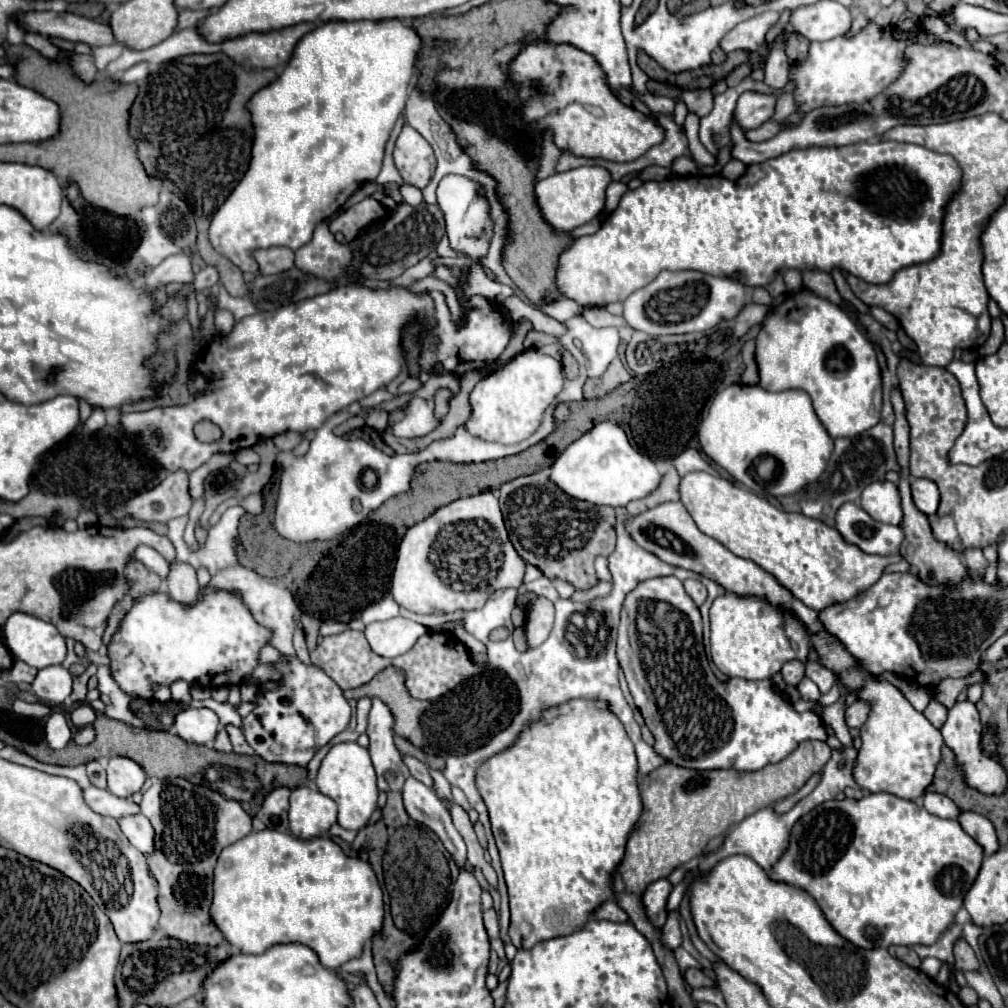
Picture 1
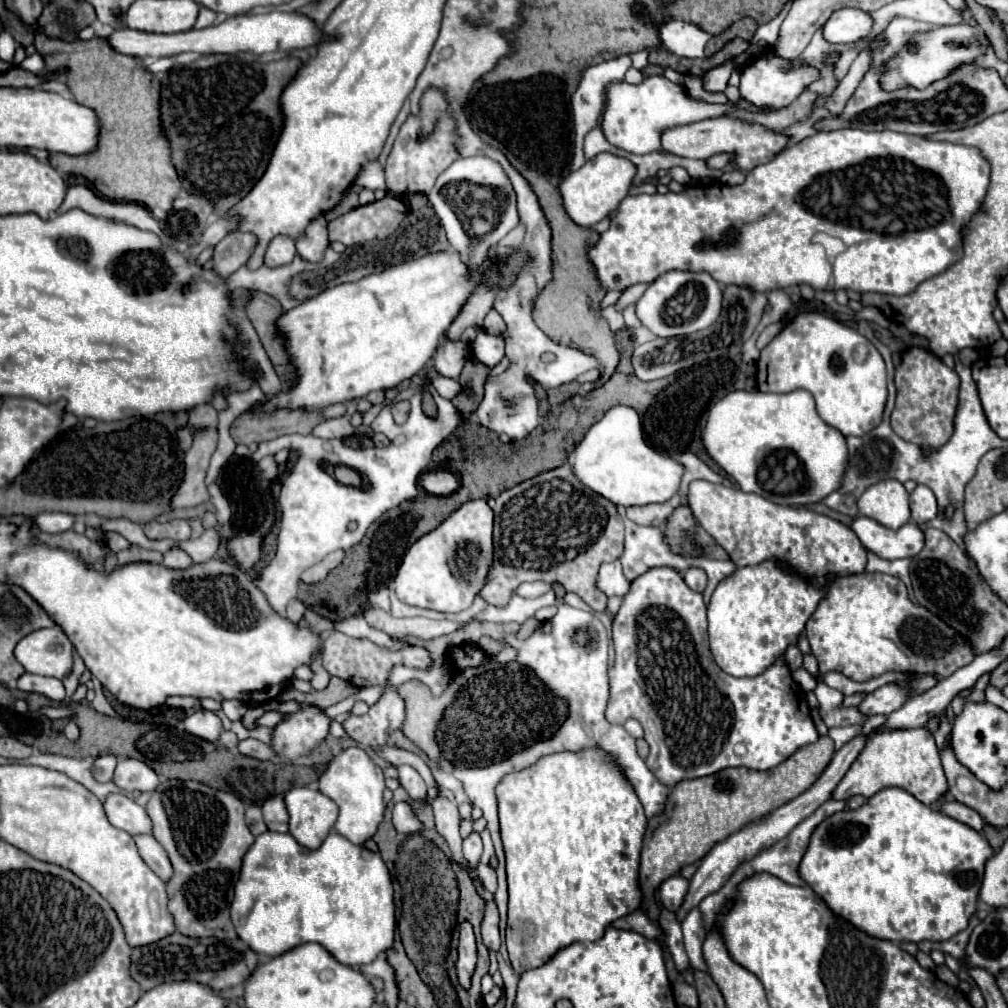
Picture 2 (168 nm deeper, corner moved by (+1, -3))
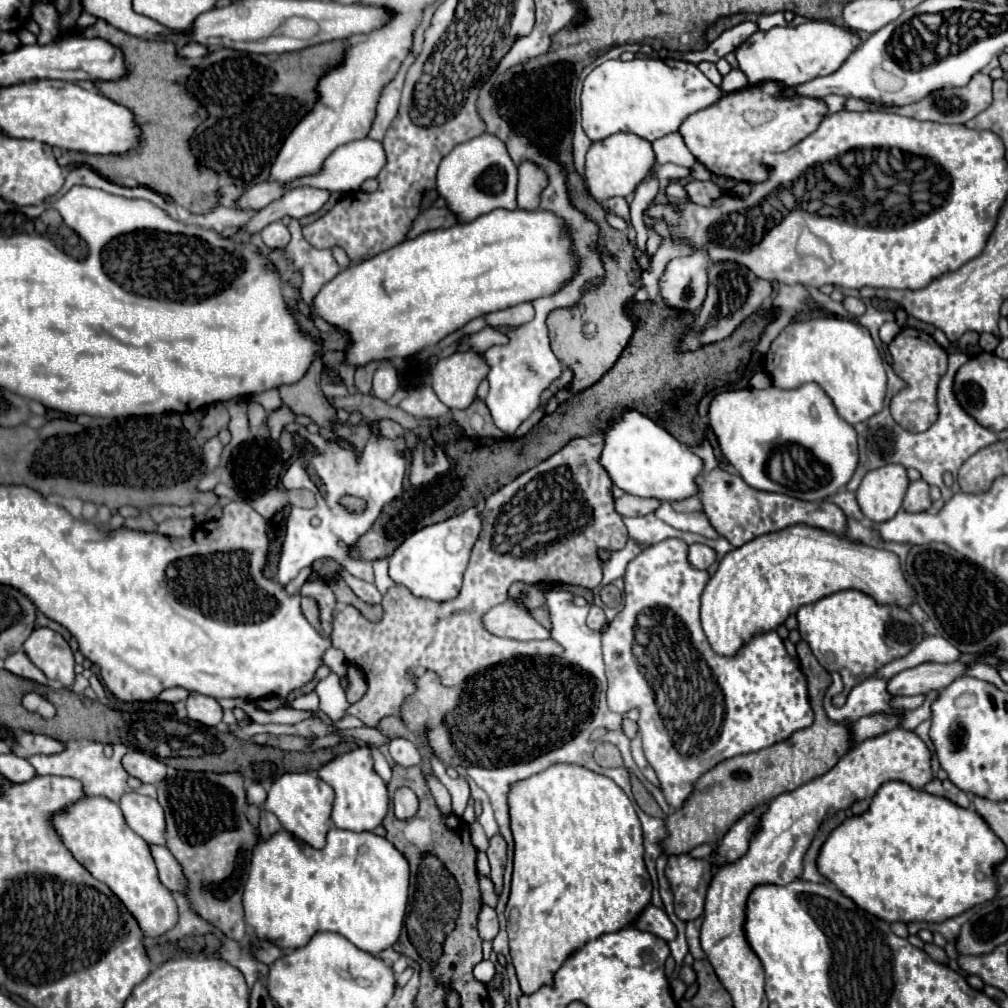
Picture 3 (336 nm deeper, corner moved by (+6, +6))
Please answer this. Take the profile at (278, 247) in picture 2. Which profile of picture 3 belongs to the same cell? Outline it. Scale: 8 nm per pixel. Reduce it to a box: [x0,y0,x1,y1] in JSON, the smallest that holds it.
[260,222,290,248]

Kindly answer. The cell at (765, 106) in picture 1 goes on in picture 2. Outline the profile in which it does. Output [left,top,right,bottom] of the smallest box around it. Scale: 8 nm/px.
[739,51,817,111]

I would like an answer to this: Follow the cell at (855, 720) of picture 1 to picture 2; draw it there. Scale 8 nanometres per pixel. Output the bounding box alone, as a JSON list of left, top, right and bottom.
[859,685,909,717]

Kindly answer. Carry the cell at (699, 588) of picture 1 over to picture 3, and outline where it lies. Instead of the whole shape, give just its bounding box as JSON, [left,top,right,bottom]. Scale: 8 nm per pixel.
[688,544,716,570]

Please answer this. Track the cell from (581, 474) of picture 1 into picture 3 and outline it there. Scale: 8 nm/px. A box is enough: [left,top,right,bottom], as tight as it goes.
[600,410,704,502]

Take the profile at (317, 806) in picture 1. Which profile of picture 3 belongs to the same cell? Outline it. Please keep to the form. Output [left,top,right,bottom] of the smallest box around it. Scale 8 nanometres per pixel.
[264,772,334,848]

